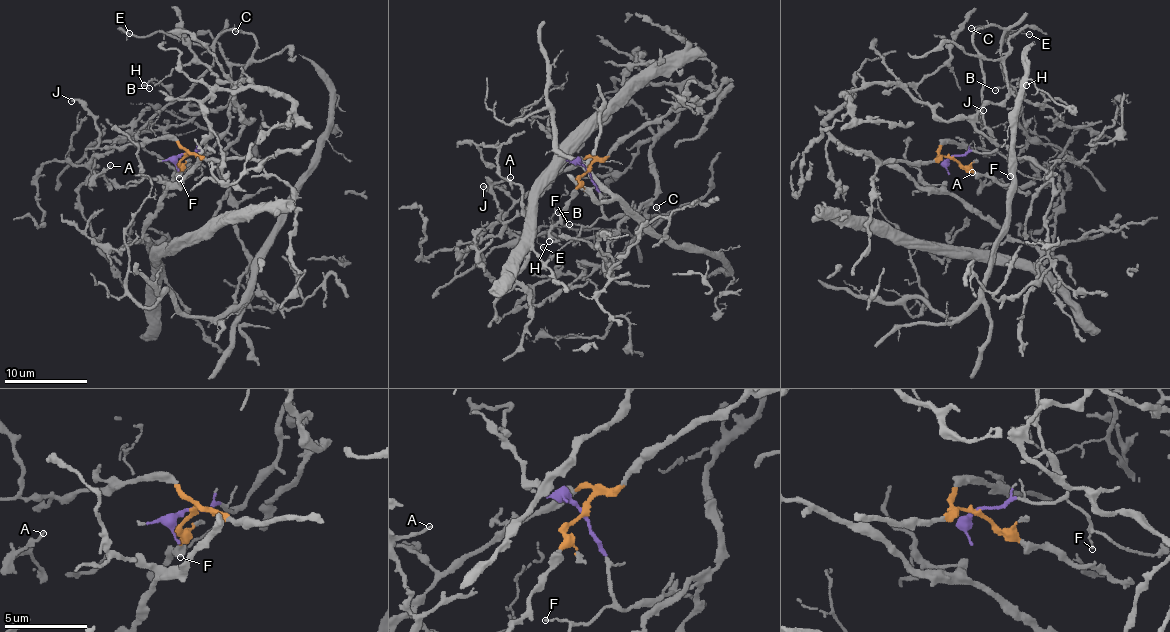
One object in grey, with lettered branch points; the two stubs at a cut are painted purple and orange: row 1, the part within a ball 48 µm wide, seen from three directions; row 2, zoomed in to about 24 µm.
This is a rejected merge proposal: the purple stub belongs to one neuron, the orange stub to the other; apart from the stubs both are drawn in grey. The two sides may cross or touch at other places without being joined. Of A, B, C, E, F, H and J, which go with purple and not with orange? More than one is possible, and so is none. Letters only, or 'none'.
B, C, E, F, H

